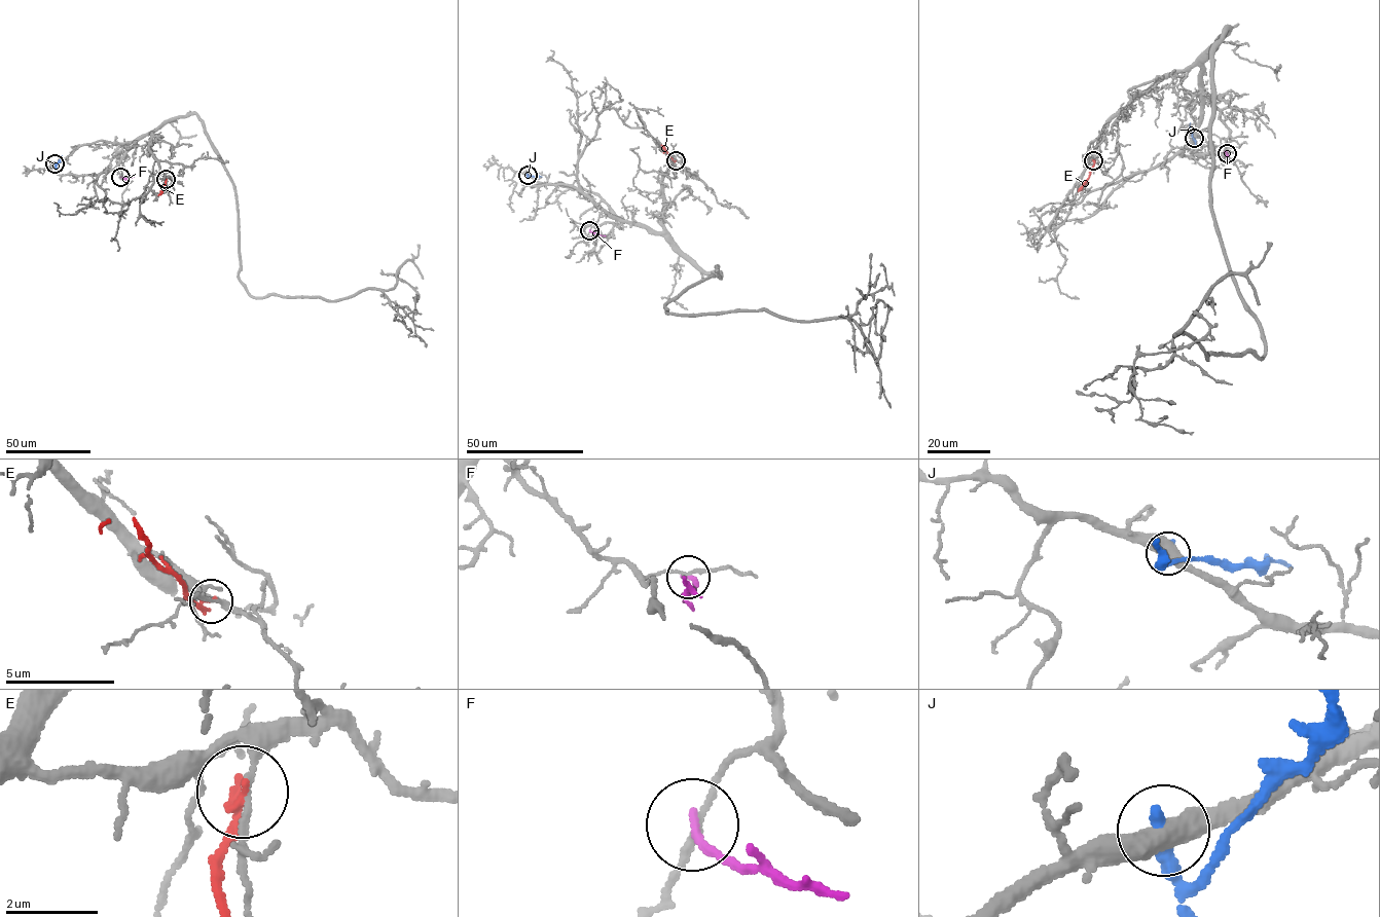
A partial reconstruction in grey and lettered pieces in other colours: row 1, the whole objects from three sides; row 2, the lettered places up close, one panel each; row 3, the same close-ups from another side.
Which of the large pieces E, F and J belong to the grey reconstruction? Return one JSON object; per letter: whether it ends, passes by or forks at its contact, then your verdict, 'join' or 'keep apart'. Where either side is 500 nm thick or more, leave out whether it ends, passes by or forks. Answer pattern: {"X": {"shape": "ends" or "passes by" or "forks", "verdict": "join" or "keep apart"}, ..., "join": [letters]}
{"E": {"shape": "ends", "verdict": "keep apart"}, "F": {"shape": "ends", "verdict": "keep apart"}, "J": {"verdict": "keep apart"}, "join": []}

